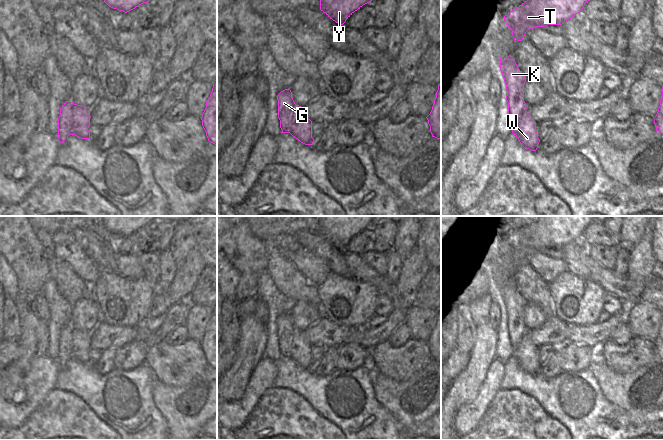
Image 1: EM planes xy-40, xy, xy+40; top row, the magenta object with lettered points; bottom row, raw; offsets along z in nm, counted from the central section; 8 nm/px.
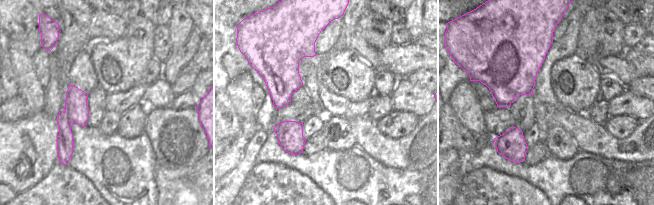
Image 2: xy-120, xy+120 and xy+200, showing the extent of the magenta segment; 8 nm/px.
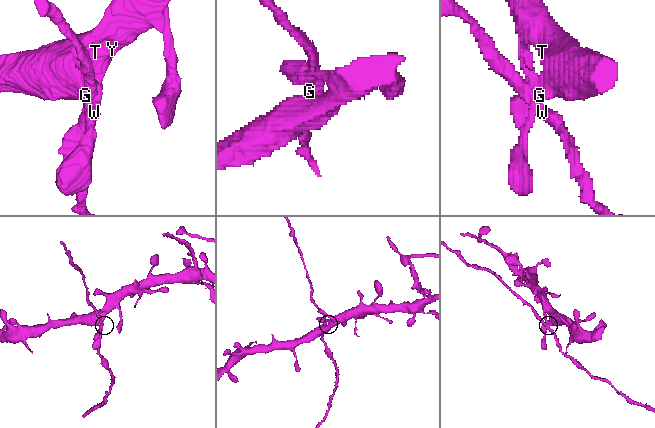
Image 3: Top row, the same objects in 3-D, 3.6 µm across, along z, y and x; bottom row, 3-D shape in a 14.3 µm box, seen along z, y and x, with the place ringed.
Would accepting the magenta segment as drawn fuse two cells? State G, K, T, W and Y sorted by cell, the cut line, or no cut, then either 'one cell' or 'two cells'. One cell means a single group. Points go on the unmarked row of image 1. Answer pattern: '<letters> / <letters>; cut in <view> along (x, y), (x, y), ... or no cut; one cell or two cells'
G K T Y / W; cut in xy-40 along (73, 327), (71, 358); two cells

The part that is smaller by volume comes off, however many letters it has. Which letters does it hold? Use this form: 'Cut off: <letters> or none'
Cut off: W

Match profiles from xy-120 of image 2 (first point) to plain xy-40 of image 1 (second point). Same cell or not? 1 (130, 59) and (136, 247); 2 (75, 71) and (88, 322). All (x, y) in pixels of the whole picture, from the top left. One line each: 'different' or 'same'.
1: different
2: same

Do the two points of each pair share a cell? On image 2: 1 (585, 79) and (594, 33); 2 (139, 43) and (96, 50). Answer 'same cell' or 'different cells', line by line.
1: same cell
2: same cell

